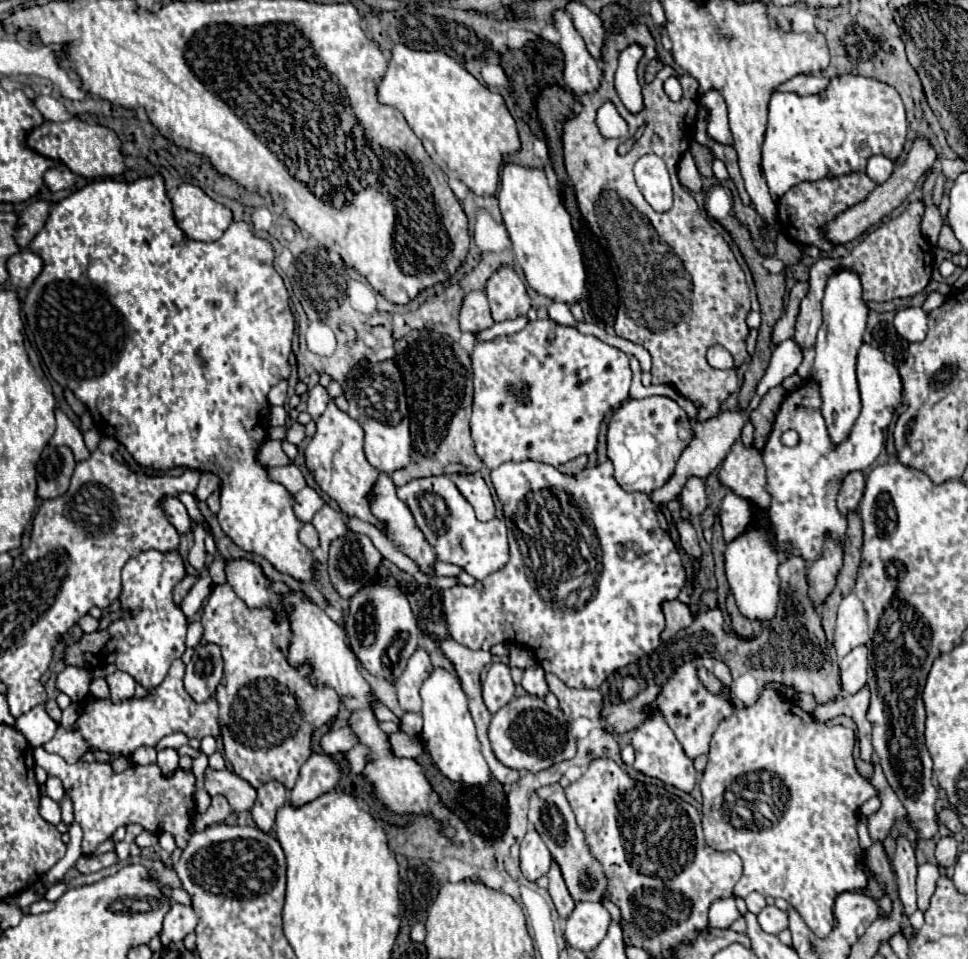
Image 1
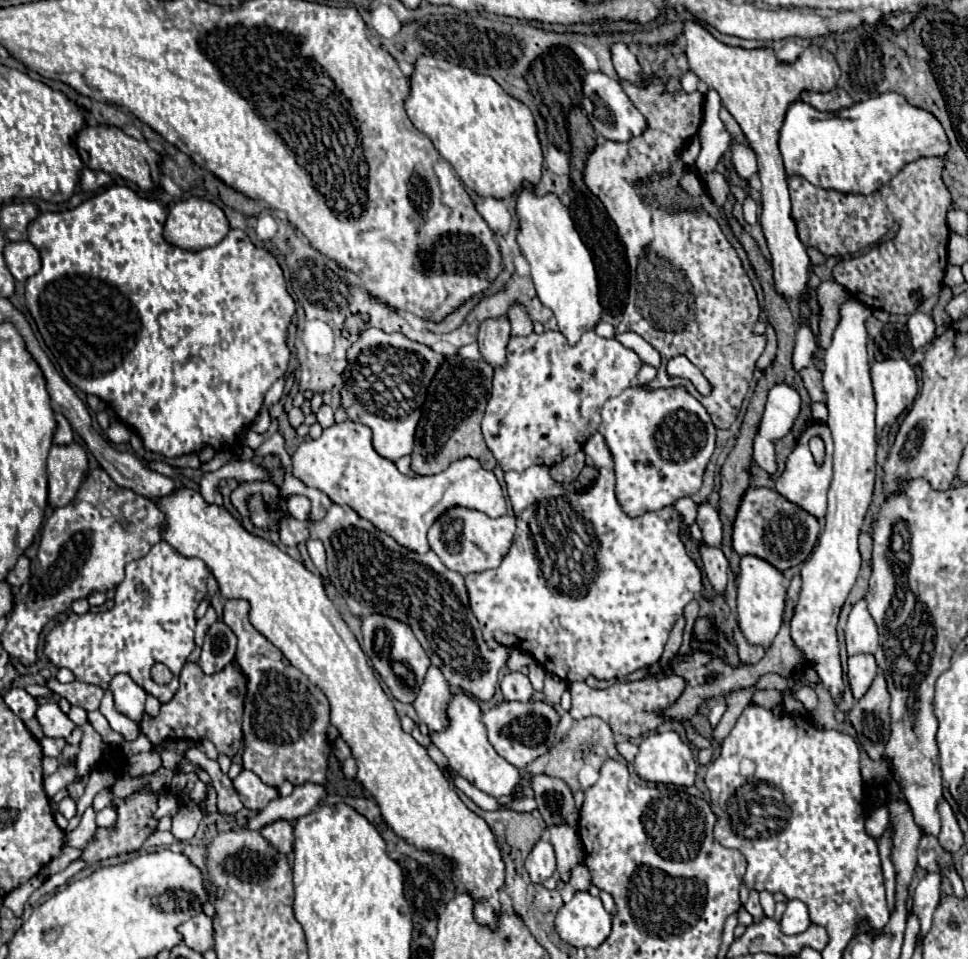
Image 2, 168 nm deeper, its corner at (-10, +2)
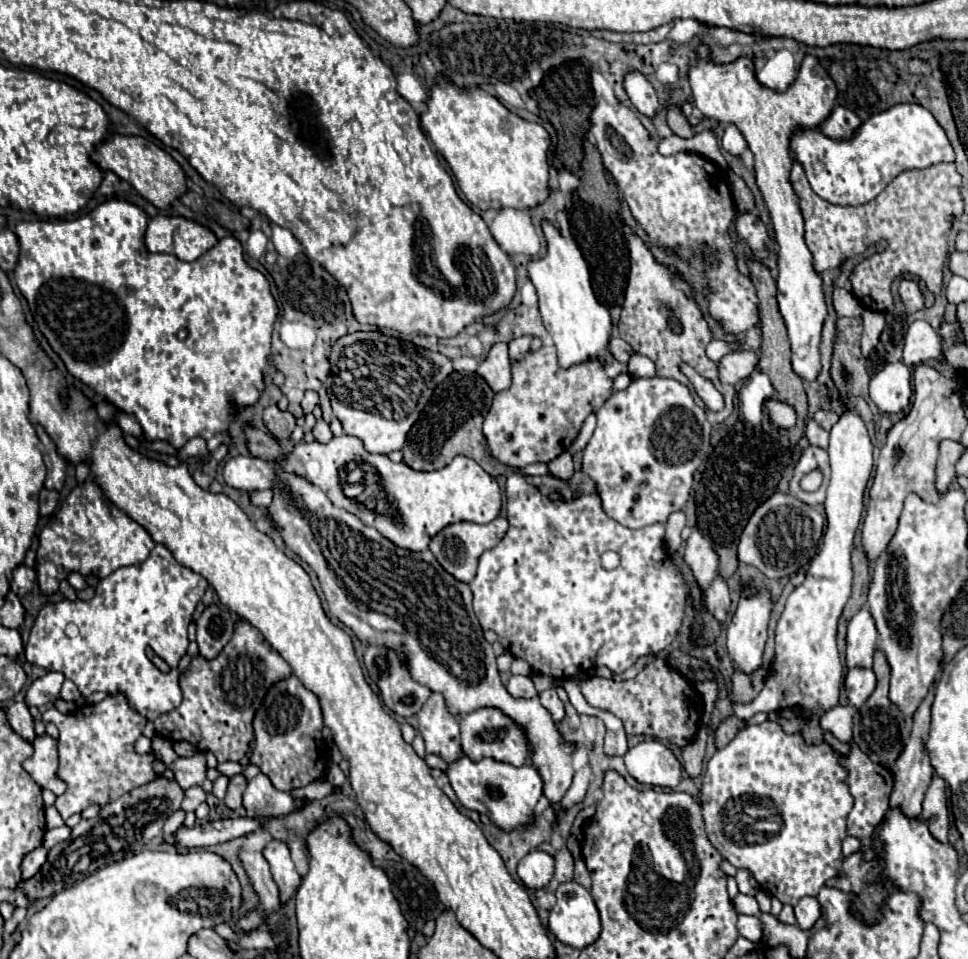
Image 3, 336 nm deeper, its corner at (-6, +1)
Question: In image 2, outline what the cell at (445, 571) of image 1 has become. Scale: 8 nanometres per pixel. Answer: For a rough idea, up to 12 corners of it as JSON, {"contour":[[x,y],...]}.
{"contour":[[351,419],[301,443],[293,473],[427,553],[449,507],[507,514],[471,457],[405,477]]}

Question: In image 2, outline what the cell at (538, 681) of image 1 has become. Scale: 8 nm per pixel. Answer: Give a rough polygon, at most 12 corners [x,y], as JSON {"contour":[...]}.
{"contour":[[549,673],[543,693],[551,705],[559,705],[565,681]]}

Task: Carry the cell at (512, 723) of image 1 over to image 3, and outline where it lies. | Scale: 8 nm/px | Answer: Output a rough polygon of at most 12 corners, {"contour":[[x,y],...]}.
{"contour":[[497,708],[461,718],[463,752],[523,766],[521,726]]}

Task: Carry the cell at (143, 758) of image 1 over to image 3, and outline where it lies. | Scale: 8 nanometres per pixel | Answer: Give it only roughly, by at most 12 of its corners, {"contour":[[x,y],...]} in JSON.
{"contour":[[203,752],[177,758],[169,768],[183,790],[211,792]]}

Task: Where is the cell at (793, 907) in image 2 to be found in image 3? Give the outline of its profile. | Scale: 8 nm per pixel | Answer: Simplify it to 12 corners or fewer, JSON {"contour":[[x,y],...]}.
{"contour":[[801,898],[795,918],[801,930],[811,930],[821,916],[817,898]]}

